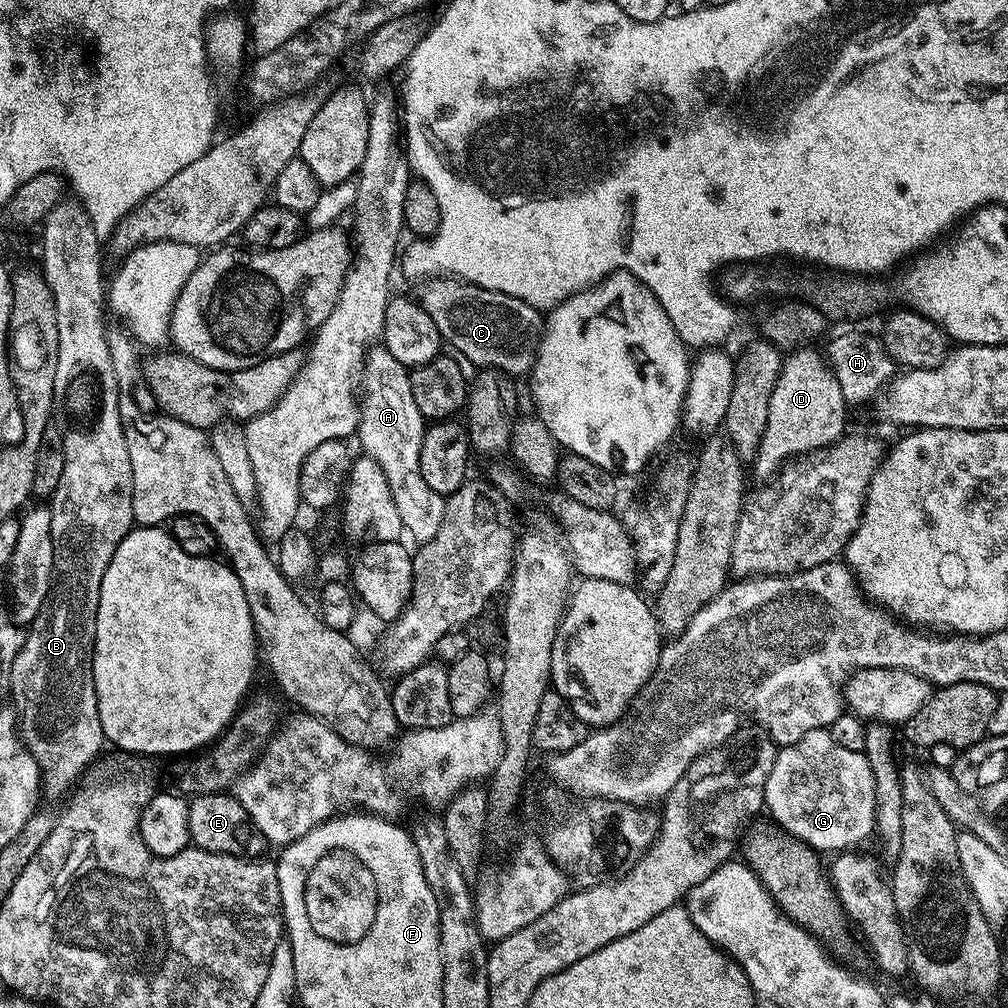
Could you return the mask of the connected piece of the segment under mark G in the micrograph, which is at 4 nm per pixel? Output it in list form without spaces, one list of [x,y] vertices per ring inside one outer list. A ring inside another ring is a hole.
[[[828,728],[810,730],[810,734],[806,734],[798,742],[783,745],[777,751],[770,778],[766,778],[764,808],[777,820],[775,823],[783,831],[796,840],[801,840],[809,848],[815,848],[817,853],[839,854],[855,849],[860,846],[856,844],[872,836],[872,823],[876,820],[874,774],[870,770],[870,762],[863,752],[838,746]]]

